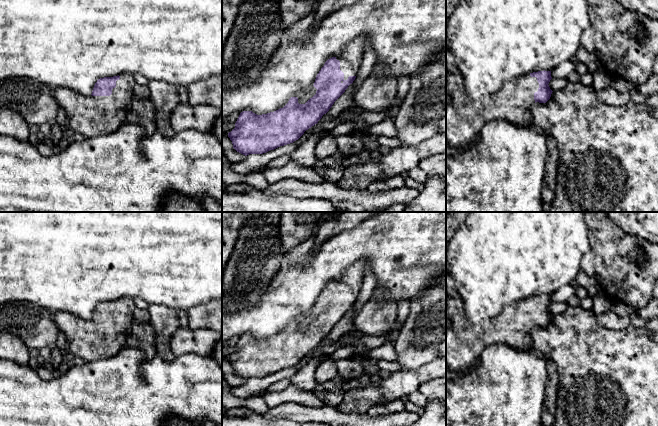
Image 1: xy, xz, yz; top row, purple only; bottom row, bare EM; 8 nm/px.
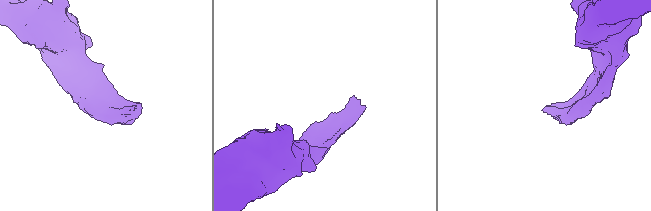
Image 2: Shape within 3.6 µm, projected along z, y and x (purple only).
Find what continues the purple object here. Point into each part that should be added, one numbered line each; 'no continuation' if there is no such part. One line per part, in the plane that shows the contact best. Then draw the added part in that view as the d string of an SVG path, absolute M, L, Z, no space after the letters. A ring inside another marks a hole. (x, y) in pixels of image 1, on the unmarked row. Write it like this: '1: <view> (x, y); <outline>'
1: xz (350, 282); M361 259L354 265L350 266L345 273L336 280L340 285L340 294L344 297L344 304L349 300L356 300L365 275L365 265Z

